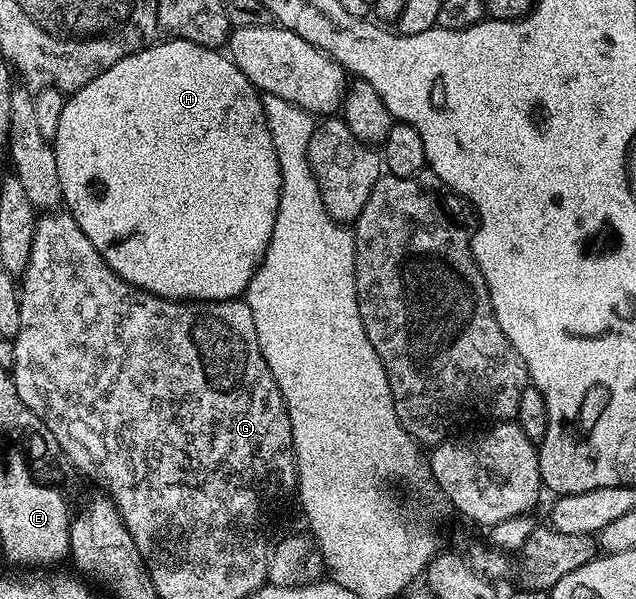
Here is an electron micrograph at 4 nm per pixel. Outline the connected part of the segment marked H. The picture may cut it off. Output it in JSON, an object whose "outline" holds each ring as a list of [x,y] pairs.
{"outline":[[[171,38],[124,56],[124,60],[112,64],[112,68],[100,72],[96,80],[84,84],[84,88],[73,91],[67,97],[64,112],[60,112],[60,128],[56,128],[52,145],[56,152],[56,172],[60,172],[65,209],[76,220],[76,224],[80,224],[80,232],[92,240],[92,248],[100,252],[106,264],[125,282],[147,290],[149,294],[175,300],[228,302],[245,295],[272,240],[282,177],[280,164],[276,160],[276,148],[272,148],[272,132],[268,132],[268,120],[264,116],[262,94],[225,53],[183,38]]]}

